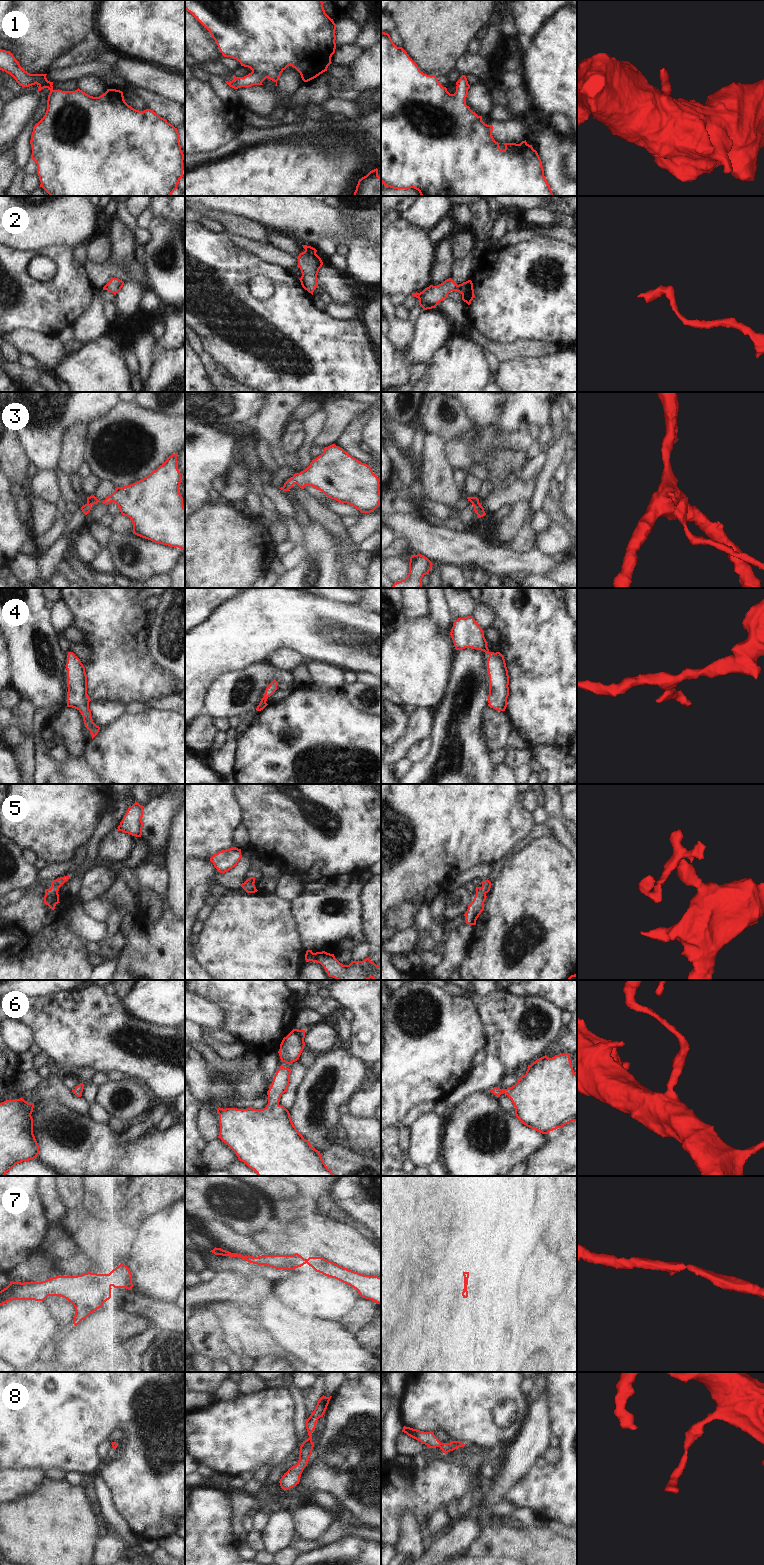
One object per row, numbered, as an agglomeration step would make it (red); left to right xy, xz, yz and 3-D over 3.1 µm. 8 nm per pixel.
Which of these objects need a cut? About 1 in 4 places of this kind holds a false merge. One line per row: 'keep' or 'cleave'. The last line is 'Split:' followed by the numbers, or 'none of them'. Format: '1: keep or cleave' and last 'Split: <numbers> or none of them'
1: keep
2: keep
3: keep
4: keep
5: keep
6: keep
7: keep
8: keep
Split: none of them

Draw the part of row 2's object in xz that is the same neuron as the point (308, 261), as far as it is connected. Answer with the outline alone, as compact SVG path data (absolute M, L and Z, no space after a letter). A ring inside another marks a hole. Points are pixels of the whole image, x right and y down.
M302 245L305 249L297 257L297 267L301 270L302 276L299 279L302 287L313 295L314 290L318 286L317 275L323 262L316 254L317 250L311 246Z

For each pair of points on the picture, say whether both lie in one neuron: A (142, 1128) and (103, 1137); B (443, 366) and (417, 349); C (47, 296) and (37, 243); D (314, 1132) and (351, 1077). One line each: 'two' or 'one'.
A: two
B: two
C: two
D: one

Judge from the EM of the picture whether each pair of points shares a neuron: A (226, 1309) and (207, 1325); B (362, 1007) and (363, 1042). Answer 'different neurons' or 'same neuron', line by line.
A: different neurons
B: same neuron

